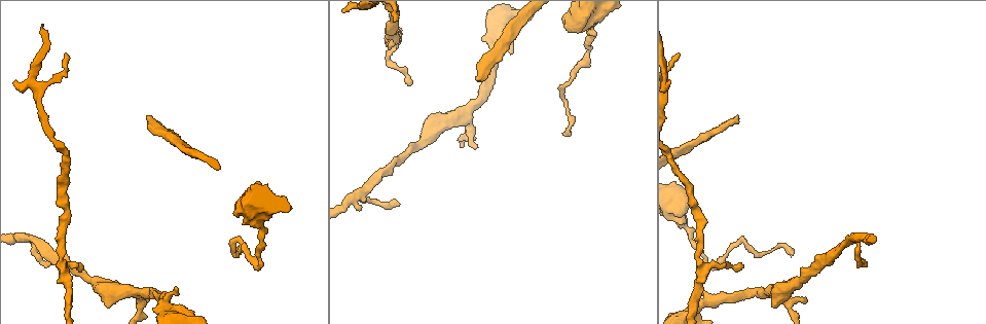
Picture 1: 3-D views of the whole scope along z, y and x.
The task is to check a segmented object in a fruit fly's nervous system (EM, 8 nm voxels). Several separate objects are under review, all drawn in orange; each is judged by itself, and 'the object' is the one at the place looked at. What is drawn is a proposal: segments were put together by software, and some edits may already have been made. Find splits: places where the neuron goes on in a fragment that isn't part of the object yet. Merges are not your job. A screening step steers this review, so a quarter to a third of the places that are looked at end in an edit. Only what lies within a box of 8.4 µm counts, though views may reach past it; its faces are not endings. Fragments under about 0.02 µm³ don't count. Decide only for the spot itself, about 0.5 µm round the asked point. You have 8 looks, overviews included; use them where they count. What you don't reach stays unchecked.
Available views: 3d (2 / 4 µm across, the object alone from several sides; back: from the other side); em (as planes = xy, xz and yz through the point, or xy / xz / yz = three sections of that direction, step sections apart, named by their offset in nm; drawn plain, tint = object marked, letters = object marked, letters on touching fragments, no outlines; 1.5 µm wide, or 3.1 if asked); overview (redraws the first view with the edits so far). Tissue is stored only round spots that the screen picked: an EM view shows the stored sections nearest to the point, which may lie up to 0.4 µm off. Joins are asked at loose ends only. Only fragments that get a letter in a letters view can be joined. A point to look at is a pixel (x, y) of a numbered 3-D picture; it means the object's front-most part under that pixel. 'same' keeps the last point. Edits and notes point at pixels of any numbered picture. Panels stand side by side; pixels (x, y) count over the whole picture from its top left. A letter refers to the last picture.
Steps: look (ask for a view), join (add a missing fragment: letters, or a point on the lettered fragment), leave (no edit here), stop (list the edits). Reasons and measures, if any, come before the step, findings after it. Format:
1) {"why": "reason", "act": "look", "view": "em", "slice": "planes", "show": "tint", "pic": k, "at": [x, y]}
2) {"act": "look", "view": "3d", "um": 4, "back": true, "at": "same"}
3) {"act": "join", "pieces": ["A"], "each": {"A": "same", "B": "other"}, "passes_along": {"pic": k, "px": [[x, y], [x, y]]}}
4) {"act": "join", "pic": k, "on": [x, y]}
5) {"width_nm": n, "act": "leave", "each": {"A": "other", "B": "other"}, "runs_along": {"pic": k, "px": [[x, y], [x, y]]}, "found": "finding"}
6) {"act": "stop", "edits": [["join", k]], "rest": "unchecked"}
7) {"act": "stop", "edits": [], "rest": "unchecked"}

{"why": "tapers out", "act": "look", "view": "3d", "um": 2, "pic": 1, "at": [743, 266]}

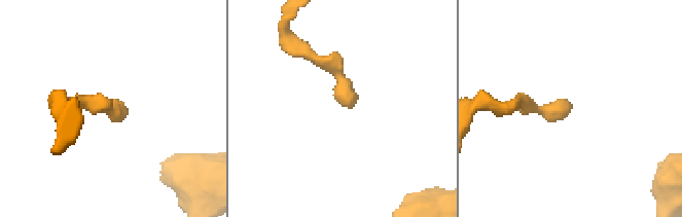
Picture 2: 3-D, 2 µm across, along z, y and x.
{"why": "need the tissue", "act": "look", "view": "em", "slice": "xz", "step": 4, "show": "tint", "pic": 2, "at": [122, 108]}

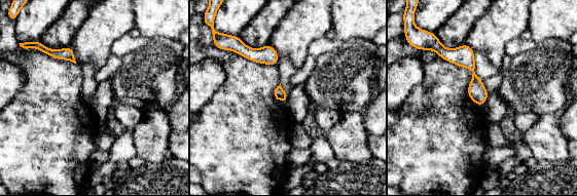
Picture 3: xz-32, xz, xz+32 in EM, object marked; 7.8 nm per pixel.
{"act": "look", "view": "em", "slice": "planes", "show": "letters", "at": "same"}

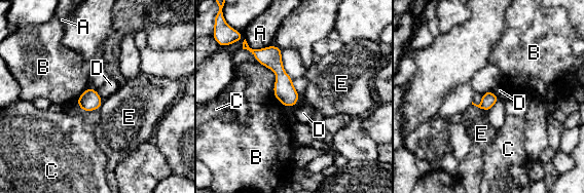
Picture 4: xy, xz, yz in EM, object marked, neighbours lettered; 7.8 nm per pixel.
{"act": "leave", "each": {"A": "other", "B": "other", "C": "other", "D": "other", "E": "other"}, "runs_along": {"pic": 4, "px": [[254, 51], [279, 70], [292, 104]]}, "found": "none of them fits"}

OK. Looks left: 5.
{"why": "end of a long branch", "act": "look", "view": "3d", "um": 4, "pic": 1, "at": [564, 132]}

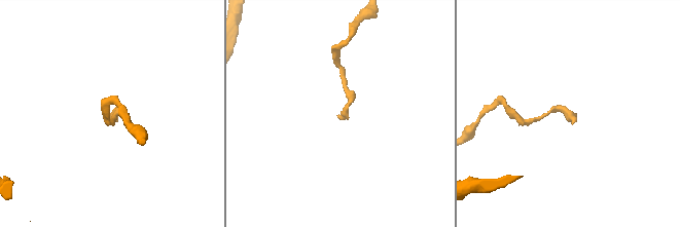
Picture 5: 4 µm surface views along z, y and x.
{"why": "shape alone is not enough", "act": "look", "view": "em", "slice": "planes", "show": "letters", "pic": 5, "at": [569, 120]}

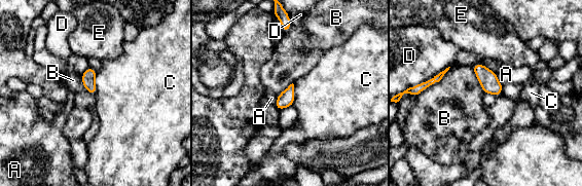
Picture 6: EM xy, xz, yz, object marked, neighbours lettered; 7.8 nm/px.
{"act": "leave", "each": {"A": "other", "B": "other", "C": "other", "D": "other", "E": "other"}, "found": "no lettered fragment goes on from it"}

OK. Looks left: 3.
{"why": "an open end", "act": "look", "view": "3d", "um": 4, "pic": 1, "at": [477, 80]}

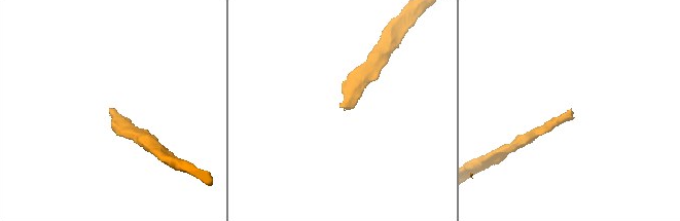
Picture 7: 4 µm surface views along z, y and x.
{"act": "look", "view": "em", "slice": "yz", "step": 8, "show": "letters", "pic": 7, "at": [340, 106]}

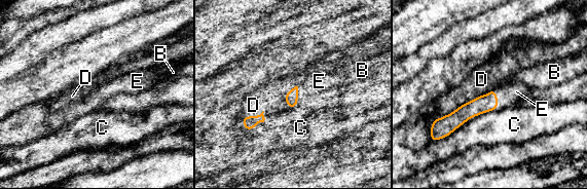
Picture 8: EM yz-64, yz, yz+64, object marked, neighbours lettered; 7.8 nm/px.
{"act": "look", "view": "em", "slice": "planes", "show": "letters", "at": "same"}

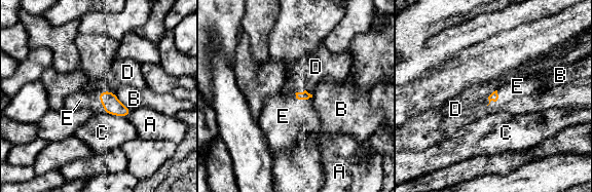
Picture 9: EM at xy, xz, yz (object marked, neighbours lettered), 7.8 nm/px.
{"act": "join", "pieces": ["E"], "each": {"A": "other", "B": "other", "C": "other", "D": "other", "E": "same"}, "found": "the neuron continues"}

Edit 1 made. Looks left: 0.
{"act": "stop", "edits": [["join", 9]], "rest": "unchecked"}

